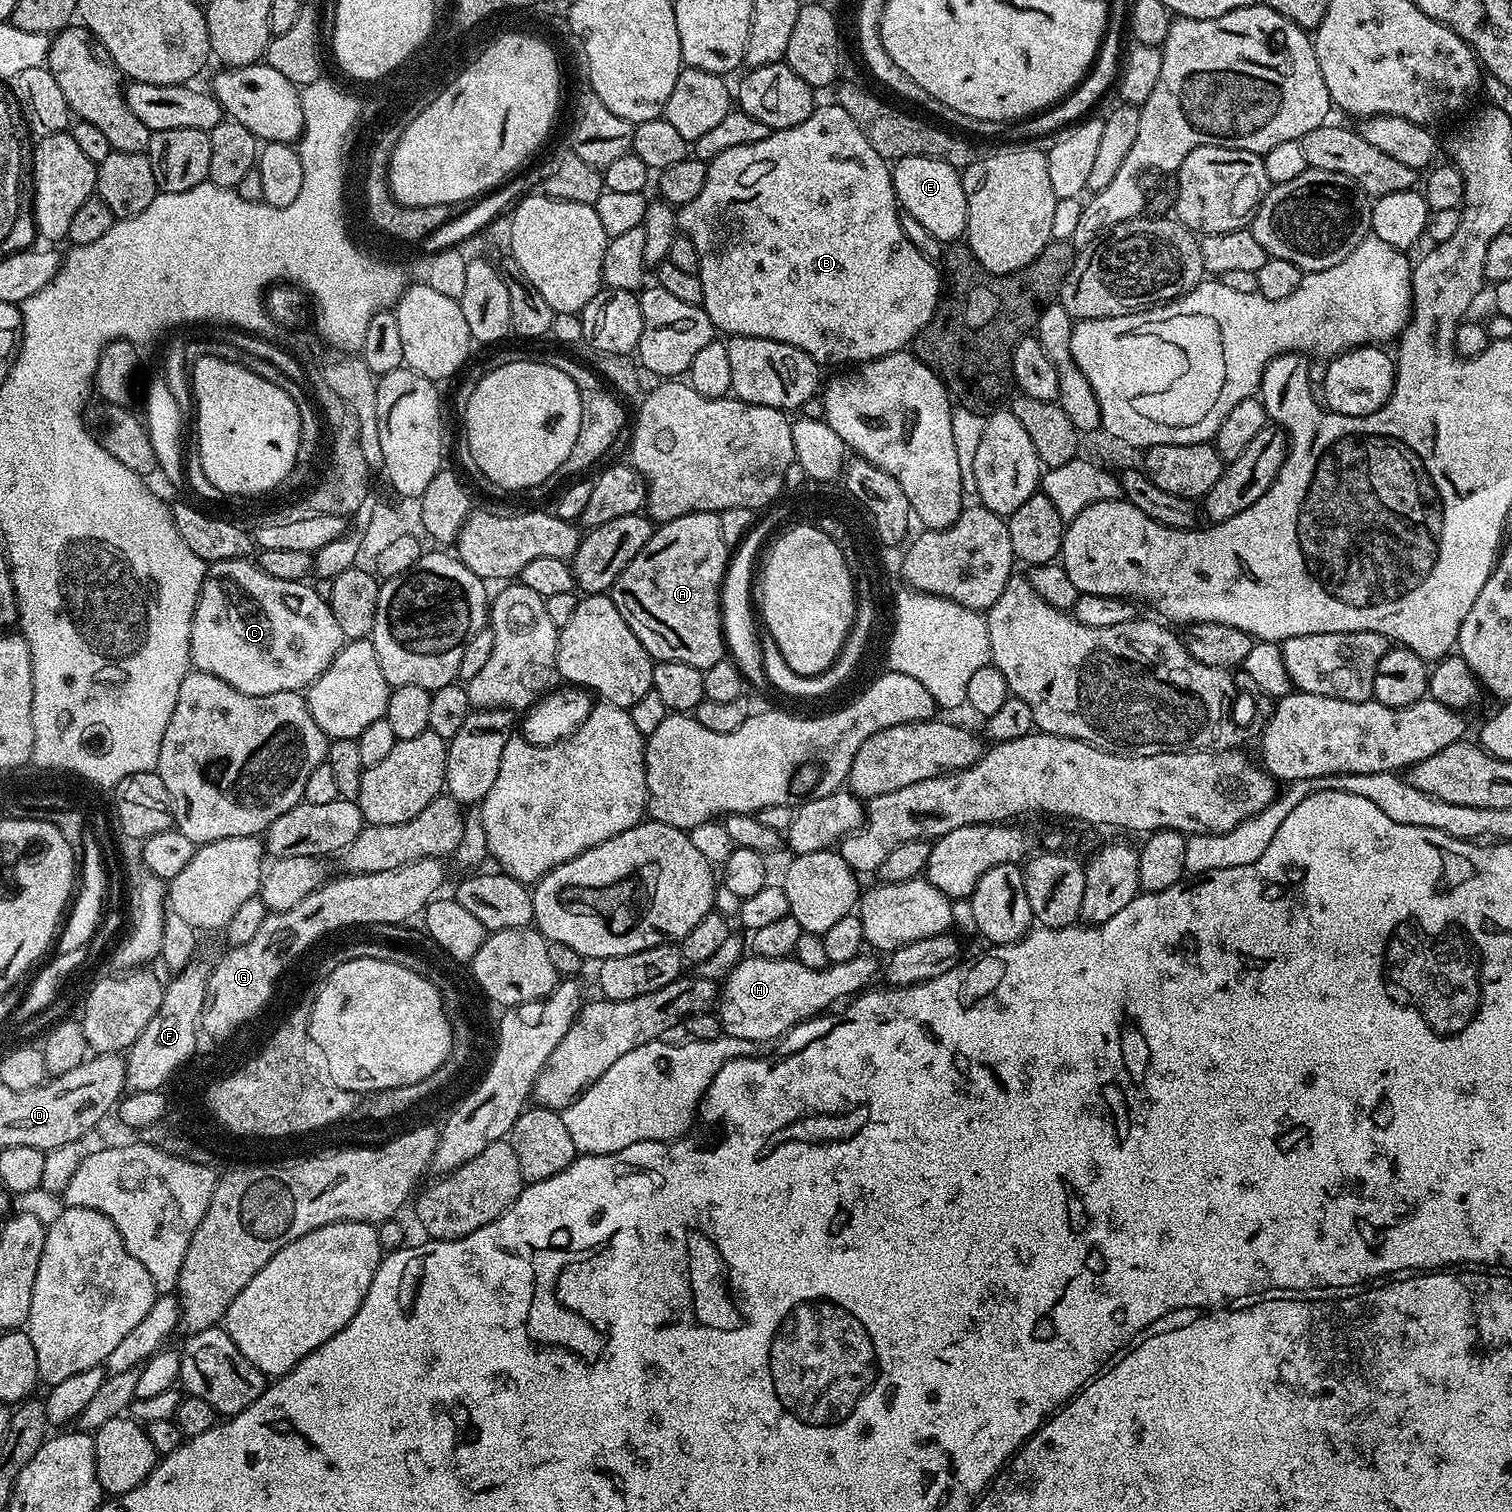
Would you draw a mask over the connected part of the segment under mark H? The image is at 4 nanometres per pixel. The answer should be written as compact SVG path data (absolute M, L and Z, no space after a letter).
M755 954L745 955L730 975L724 977L719 989L718 1015L723 1031L743 1040L779 1041L796 1024L827 1013L833 1006L865 991L875 981L872 979L876 976L877 957L872 956L861 954L850 958L850 962L811 968L786 956L762 958Z

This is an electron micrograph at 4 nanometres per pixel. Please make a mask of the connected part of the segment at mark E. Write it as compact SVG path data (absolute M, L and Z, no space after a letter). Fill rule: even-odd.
M911 156L891 165L892 185L899 207L909 212L934 238L941 242L956 242L968 231L968 207L961 173L941 160L929 156Z

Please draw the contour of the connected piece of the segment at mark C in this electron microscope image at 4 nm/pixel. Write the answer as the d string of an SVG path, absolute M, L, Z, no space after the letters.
M251 559L213 560L207 565L190 626L191 667L230 682L242 694L278 694L307 689L326 671L346 641L328 602L318 598L311 583L274 578Z

